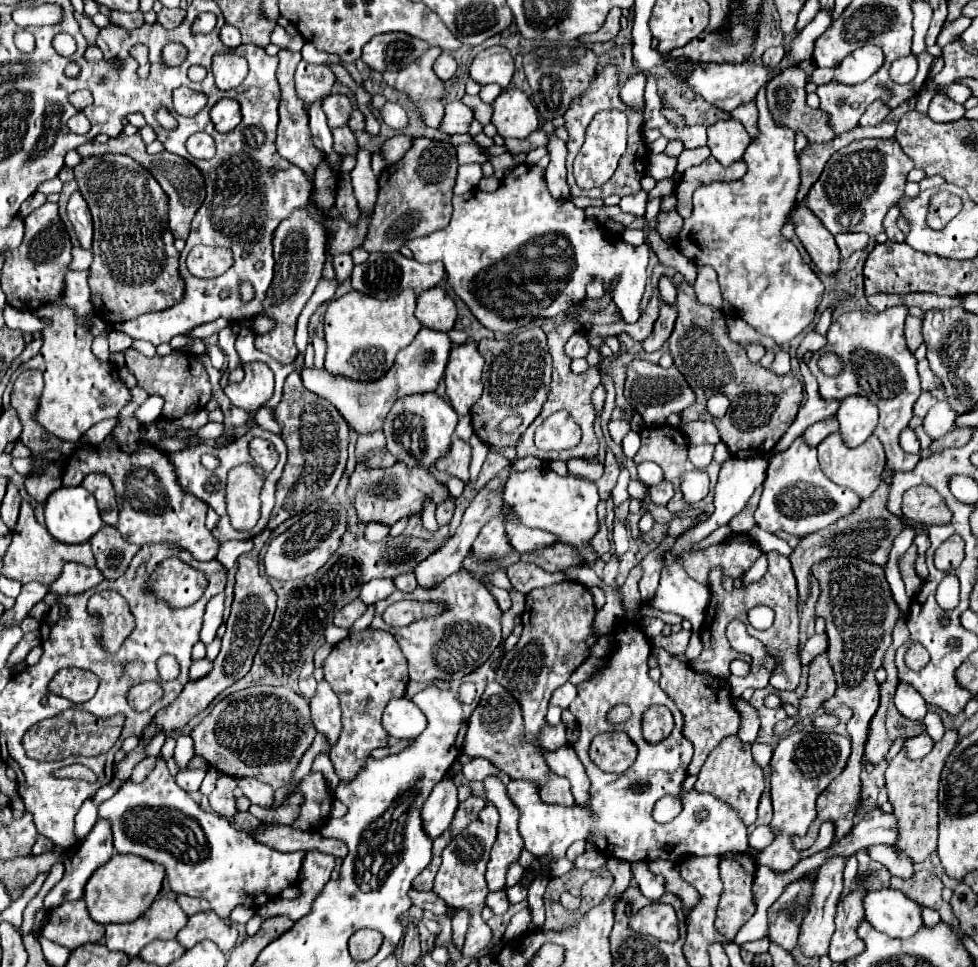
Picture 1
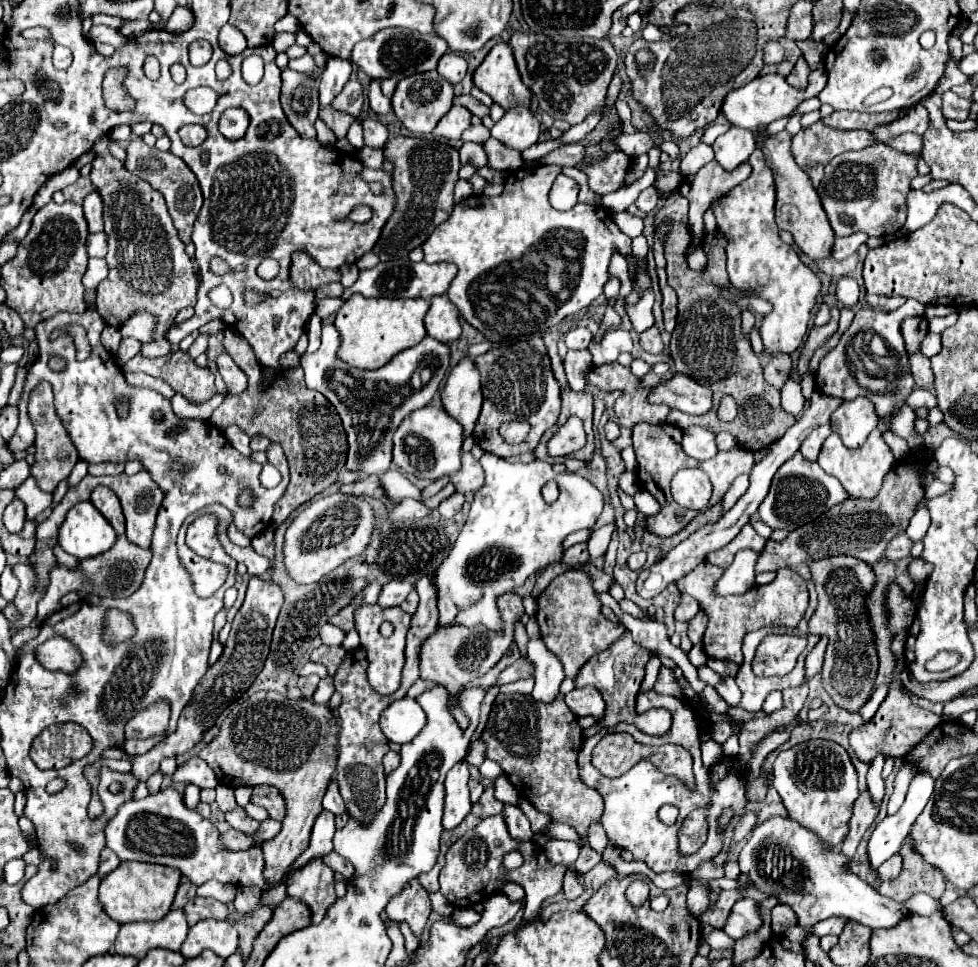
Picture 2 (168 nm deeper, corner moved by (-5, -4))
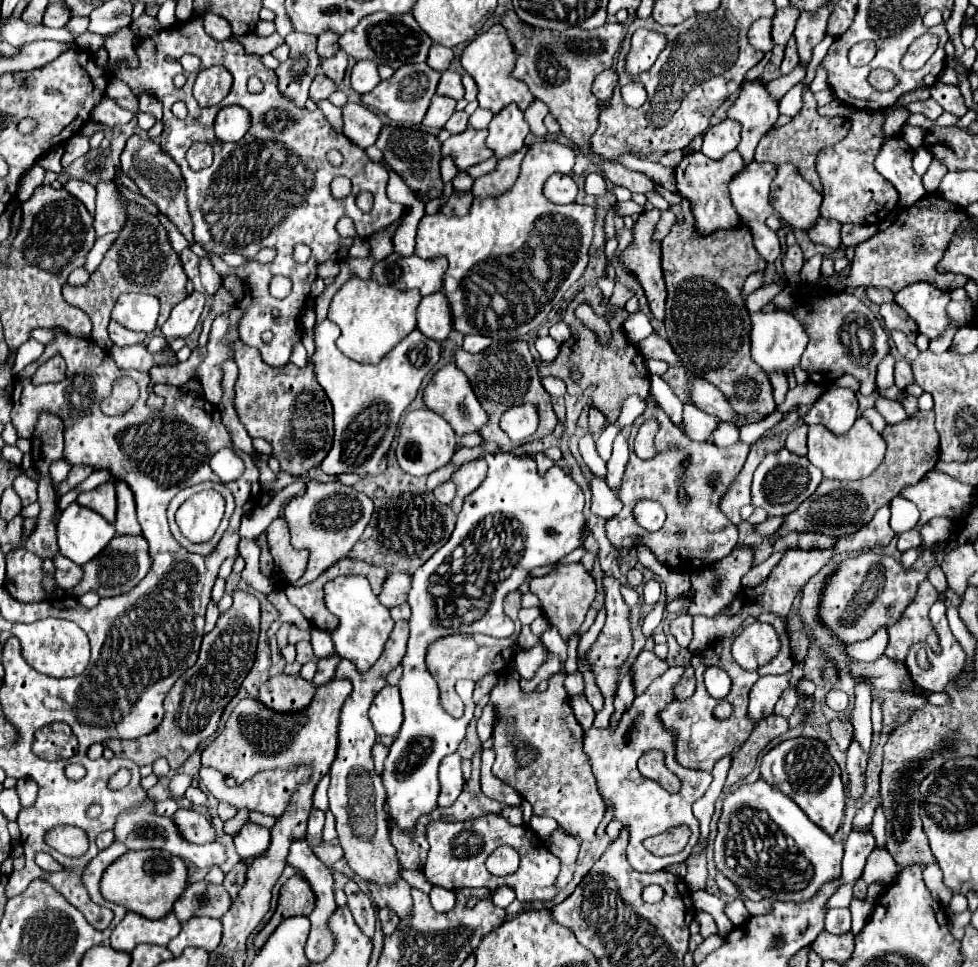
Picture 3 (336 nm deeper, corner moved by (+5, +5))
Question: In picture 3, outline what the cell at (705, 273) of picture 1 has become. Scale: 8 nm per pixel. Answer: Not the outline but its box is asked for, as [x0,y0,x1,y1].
[675,151,743,235]

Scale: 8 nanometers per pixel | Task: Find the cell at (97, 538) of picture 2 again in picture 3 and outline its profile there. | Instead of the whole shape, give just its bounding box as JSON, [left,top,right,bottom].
[57,501,115,565]

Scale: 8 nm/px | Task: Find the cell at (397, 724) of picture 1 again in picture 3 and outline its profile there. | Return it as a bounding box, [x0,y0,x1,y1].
[369,687,403,735]

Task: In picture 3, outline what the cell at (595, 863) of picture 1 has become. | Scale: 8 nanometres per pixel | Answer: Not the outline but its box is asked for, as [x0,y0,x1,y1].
[489,675,605,841]

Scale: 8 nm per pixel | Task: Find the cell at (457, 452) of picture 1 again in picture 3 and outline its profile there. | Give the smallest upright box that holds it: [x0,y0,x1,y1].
[451,459,487,497]

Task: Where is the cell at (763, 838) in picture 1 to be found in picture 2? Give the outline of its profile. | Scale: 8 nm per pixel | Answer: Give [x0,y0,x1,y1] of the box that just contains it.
[739,816,909,932]

